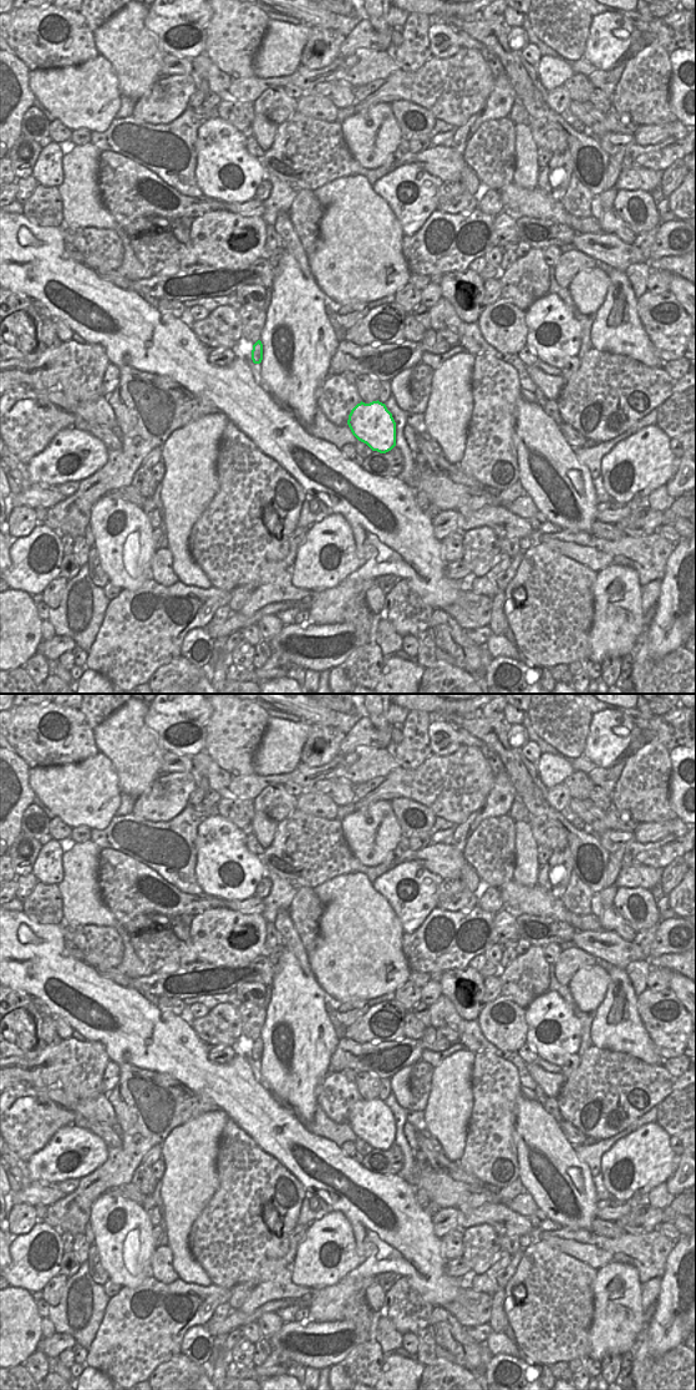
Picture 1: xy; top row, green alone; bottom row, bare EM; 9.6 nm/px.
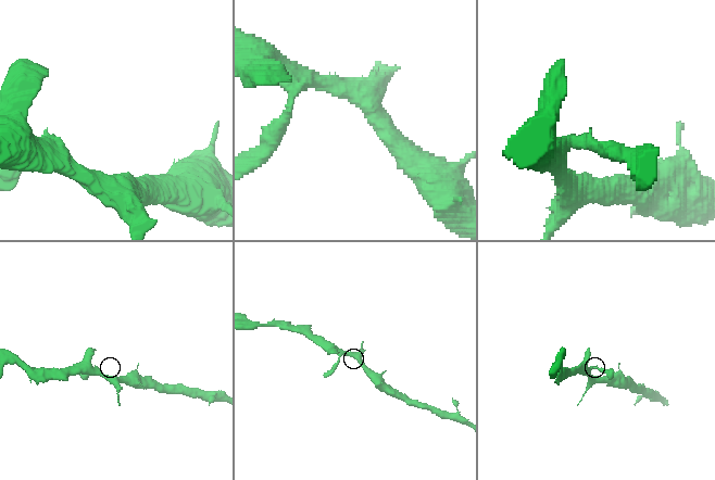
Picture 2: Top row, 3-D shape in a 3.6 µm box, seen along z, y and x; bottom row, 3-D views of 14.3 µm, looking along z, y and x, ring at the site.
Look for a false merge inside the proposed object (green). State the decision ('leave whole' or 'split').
leave whole

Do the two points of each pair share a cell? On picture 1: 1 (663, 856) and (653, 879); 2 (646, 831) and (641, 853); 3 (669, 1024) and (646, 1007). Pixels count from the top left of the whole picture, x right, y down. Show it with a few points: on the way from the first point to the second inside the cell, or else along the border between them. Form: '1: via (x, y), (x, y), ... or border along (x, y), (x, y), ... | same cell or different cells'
1: border along (628, 867), (643, 865), (661, 869) | different cells
2: border along (670, 833), (653, 842), (638, 842), (634, 840) | different cells
3: via (663, 1021), (654, 1018), (650, 1013) | same cell

